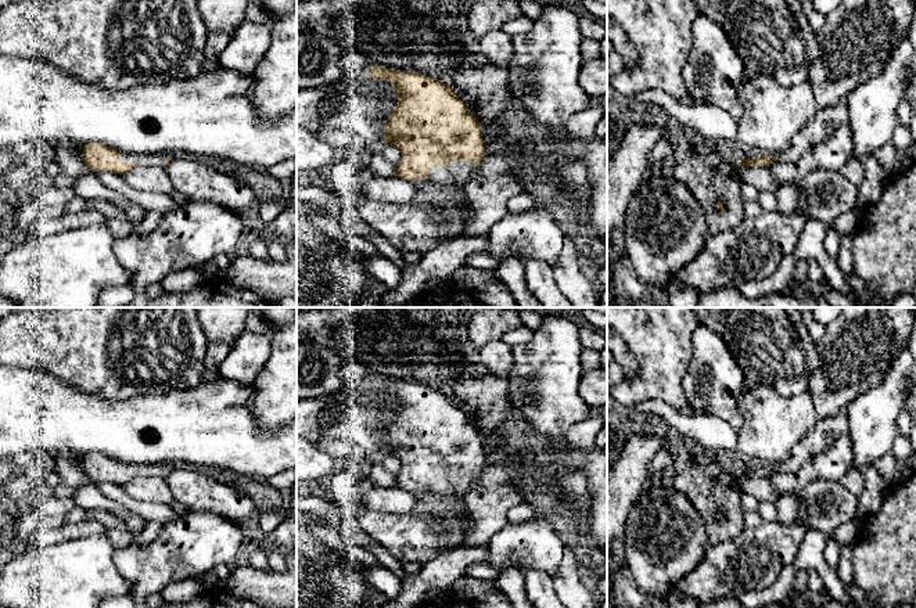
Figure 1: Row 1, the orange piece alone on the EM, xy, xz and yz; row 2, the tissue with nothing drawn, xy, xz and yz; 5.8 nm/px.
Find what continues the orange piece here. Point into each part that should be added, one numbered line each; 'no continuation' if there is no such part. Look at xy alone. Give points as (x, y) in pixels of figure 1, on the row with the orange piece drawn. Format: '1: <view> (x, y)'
1: xy (128, 158)

